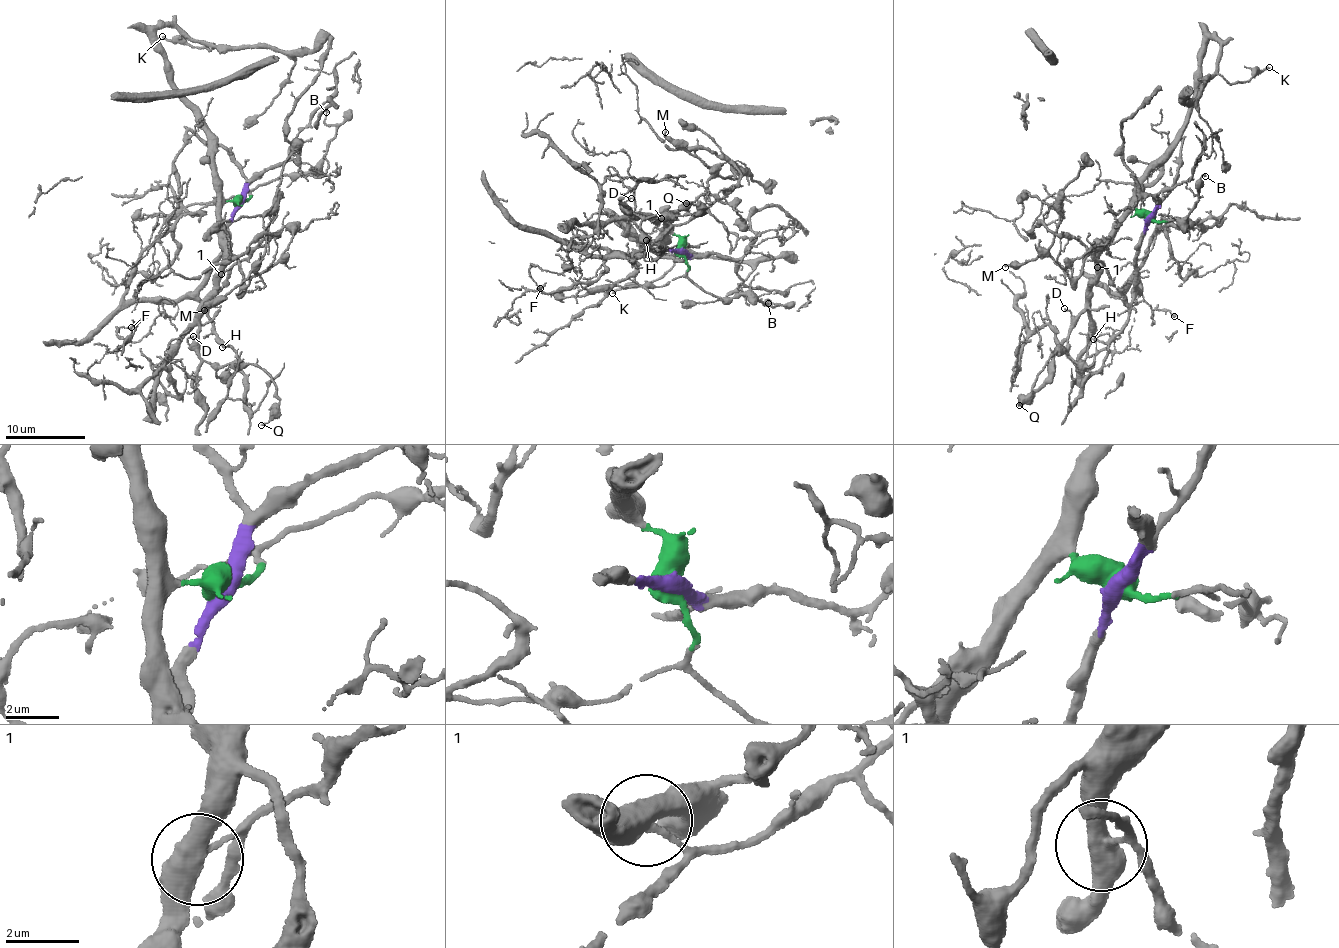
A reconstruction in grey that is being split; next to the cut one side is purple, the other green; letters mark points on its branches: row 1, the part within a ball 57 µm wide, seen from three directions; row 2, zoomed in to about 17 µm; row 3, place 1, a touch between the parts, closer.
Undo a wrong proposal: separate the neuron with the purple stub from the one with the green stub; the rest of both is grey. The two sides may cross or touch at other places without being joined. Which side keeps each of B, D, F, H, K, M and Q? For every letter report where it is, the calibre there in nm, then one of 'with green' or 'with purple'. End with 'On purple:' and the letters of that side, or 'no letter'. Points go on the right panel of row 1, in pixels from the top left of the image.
B: (1205, 176) | 130 nm | with green
D: (1064, 308) | 110 nm | with green
F: (1174, 316) | 140 nm | with purple
H: (1093, 339) | 160 nm | with purple
K: (1269, 67) | 170 nm | with green
M: (1005, 267) | 170 nm | with green
Q: (1019, 405) | 120 nm | with green
On purple: F, H

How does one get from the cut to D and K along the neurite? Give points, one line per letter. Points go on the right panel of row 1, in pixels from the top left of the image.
D: (1149, 218), (1135, 209), (1126, 214), (1099, 253), (1086, 307), (1072, 317), (1065, 309)
K: (1149, 218), (1136, 206), (1136, 188), (1184, 122), (1204, 44), (1218, 43), (1217, 69), (1230, 84), (1269, 67)

